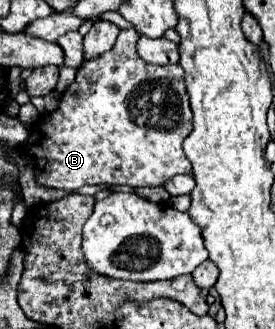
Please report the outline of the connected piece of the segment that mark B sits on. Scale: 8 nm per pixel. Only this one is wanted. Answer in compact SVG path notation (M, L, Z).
M133 28L121 30L115 46L95 60L79 66L75 82L61 96L59 108L40 117L30 128L27 142L21 150L35 161L37 180L49 188L81 188L99 184L129 184L129 186L165 186L177 174L191 174L191 162L183 152L183 140L191 134L193 112L183 82L183 68L153 66L139 60L135 52Z

